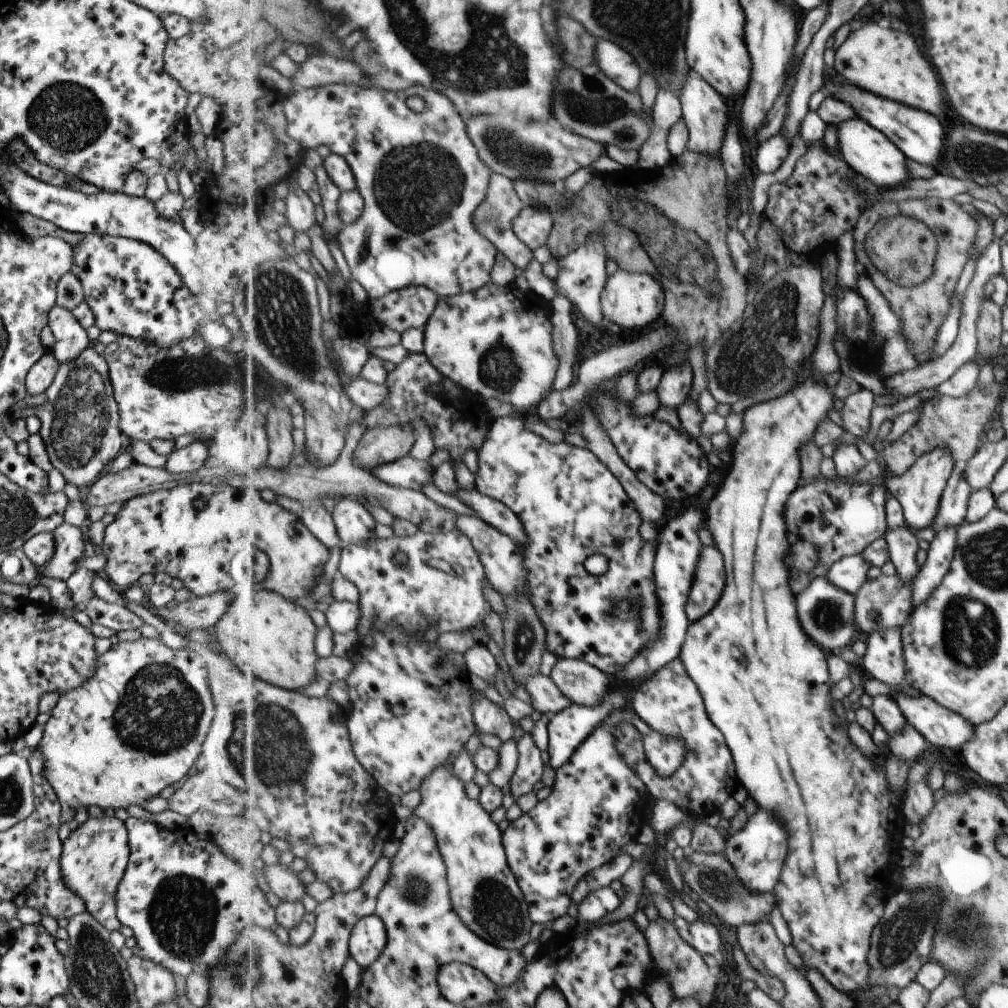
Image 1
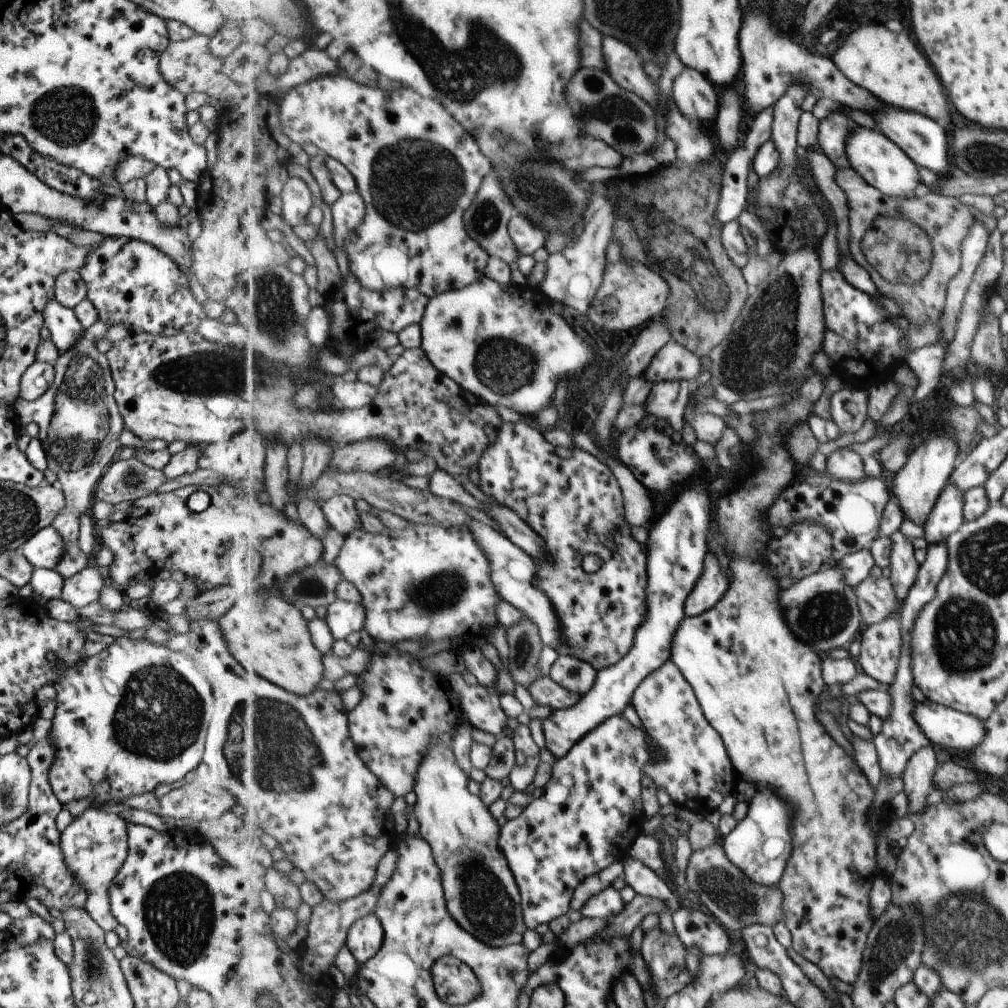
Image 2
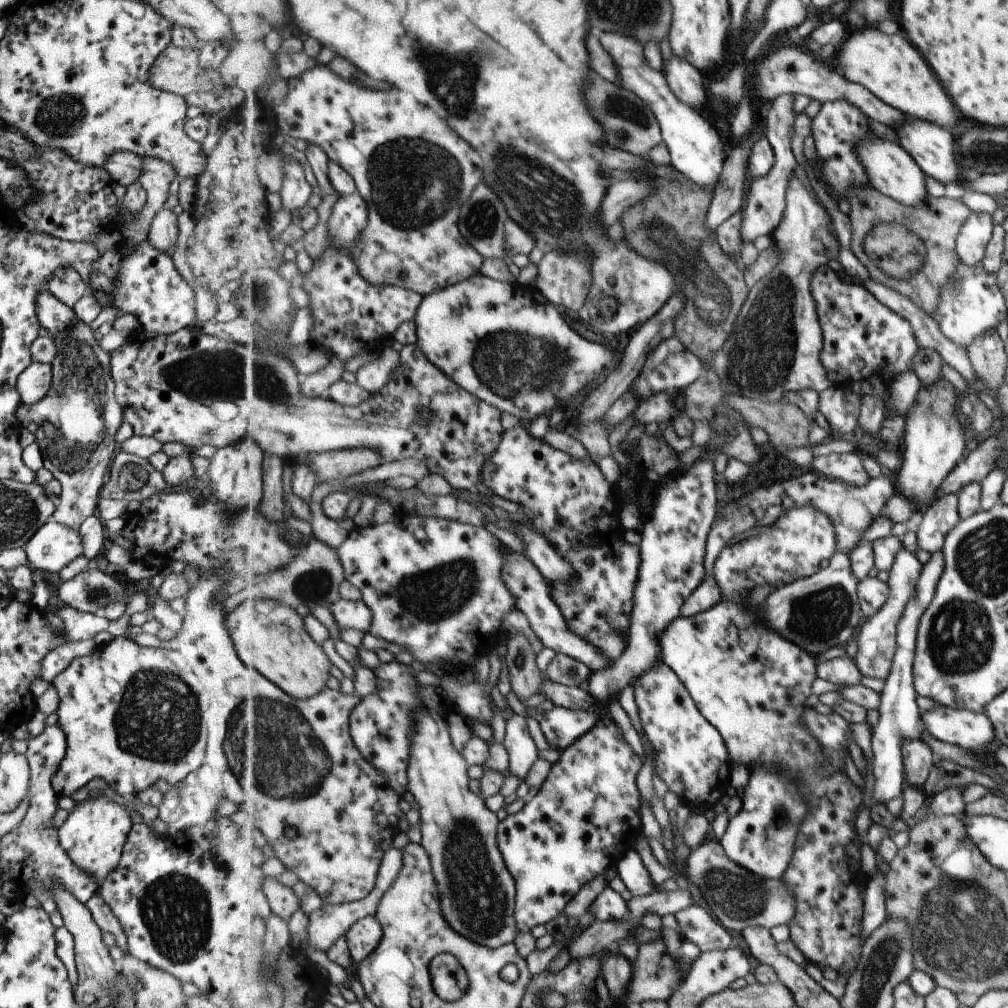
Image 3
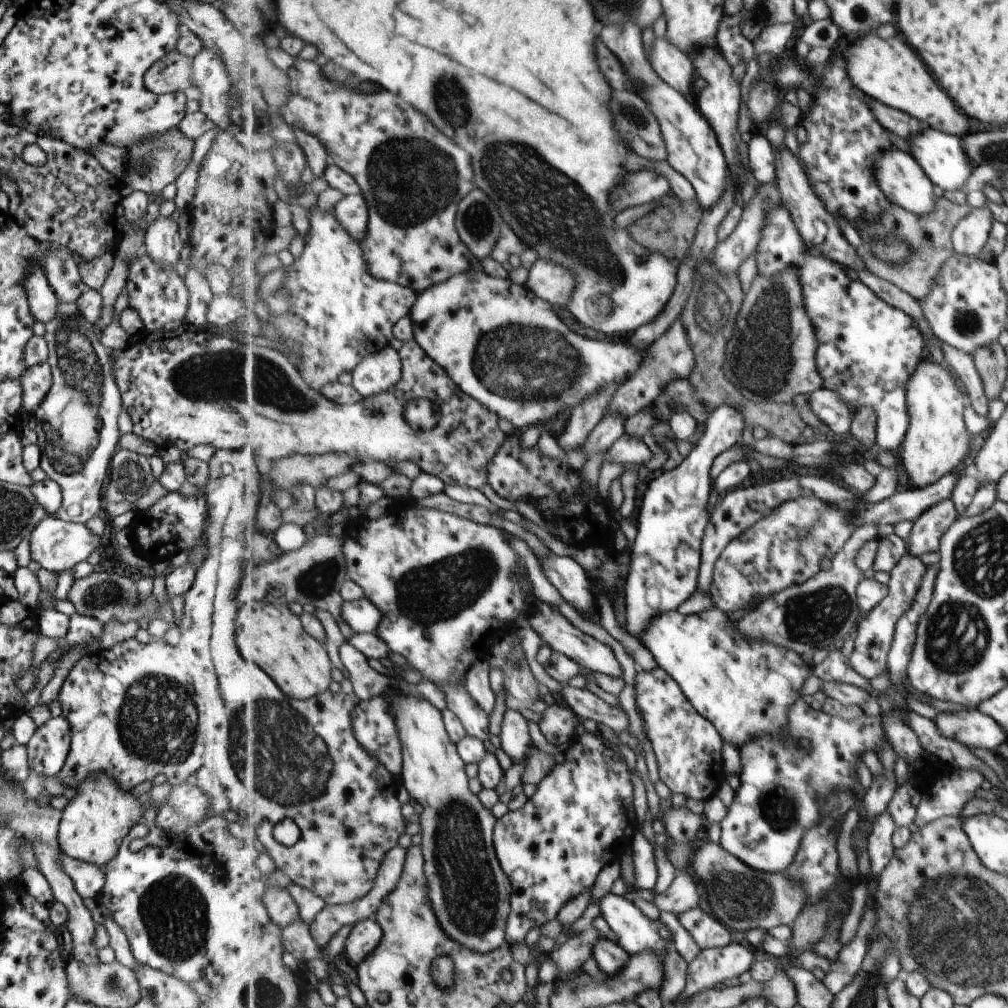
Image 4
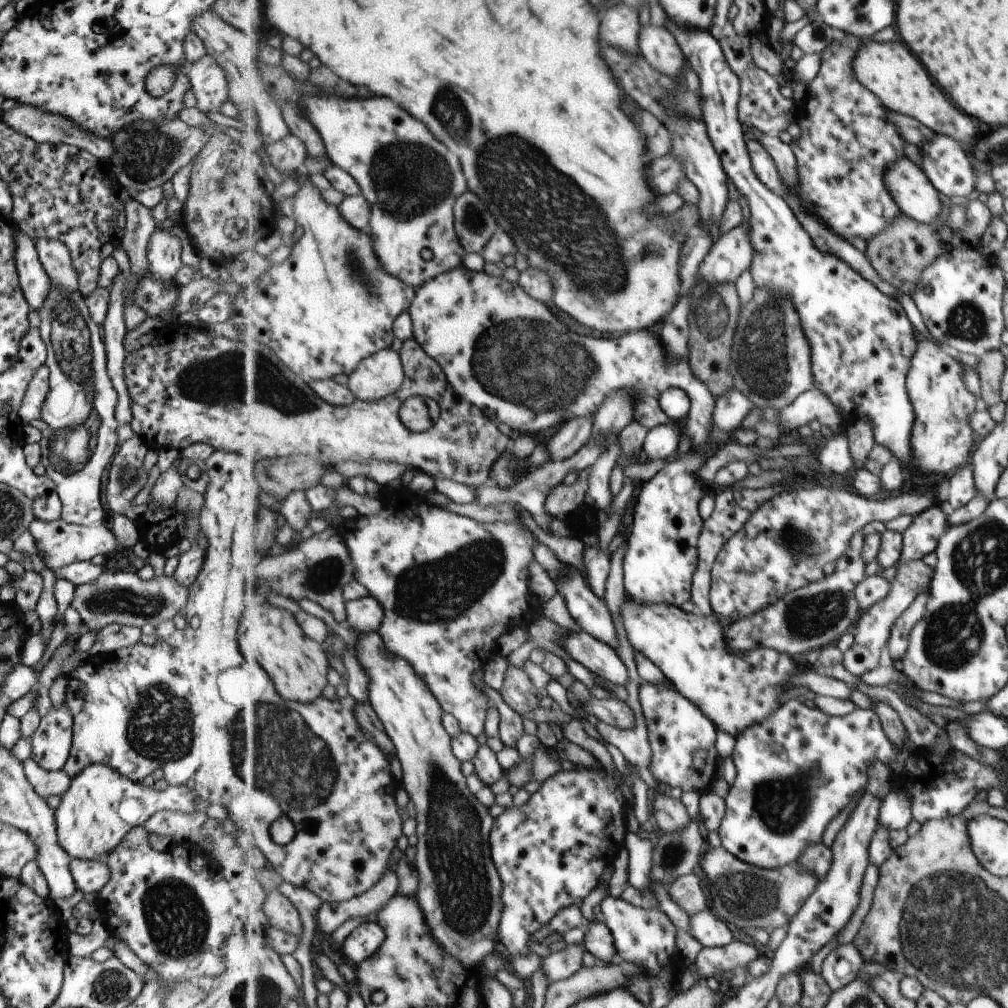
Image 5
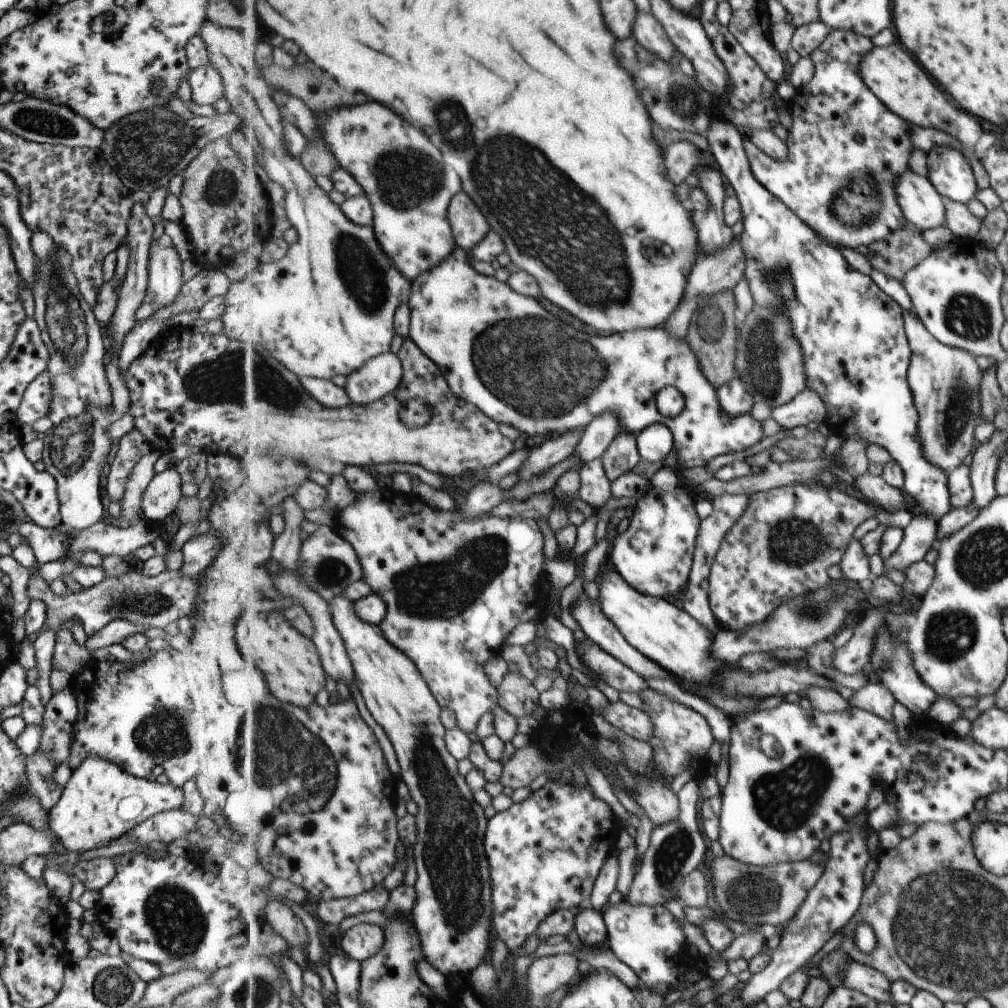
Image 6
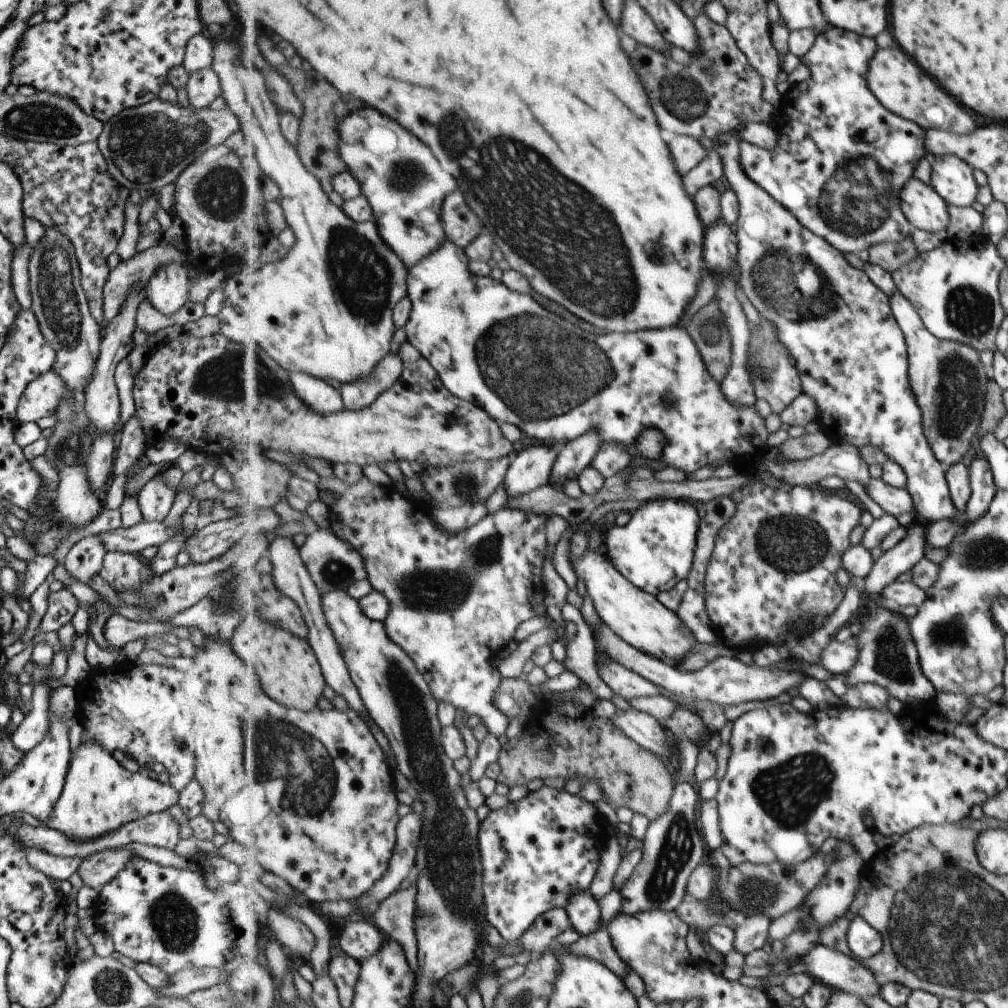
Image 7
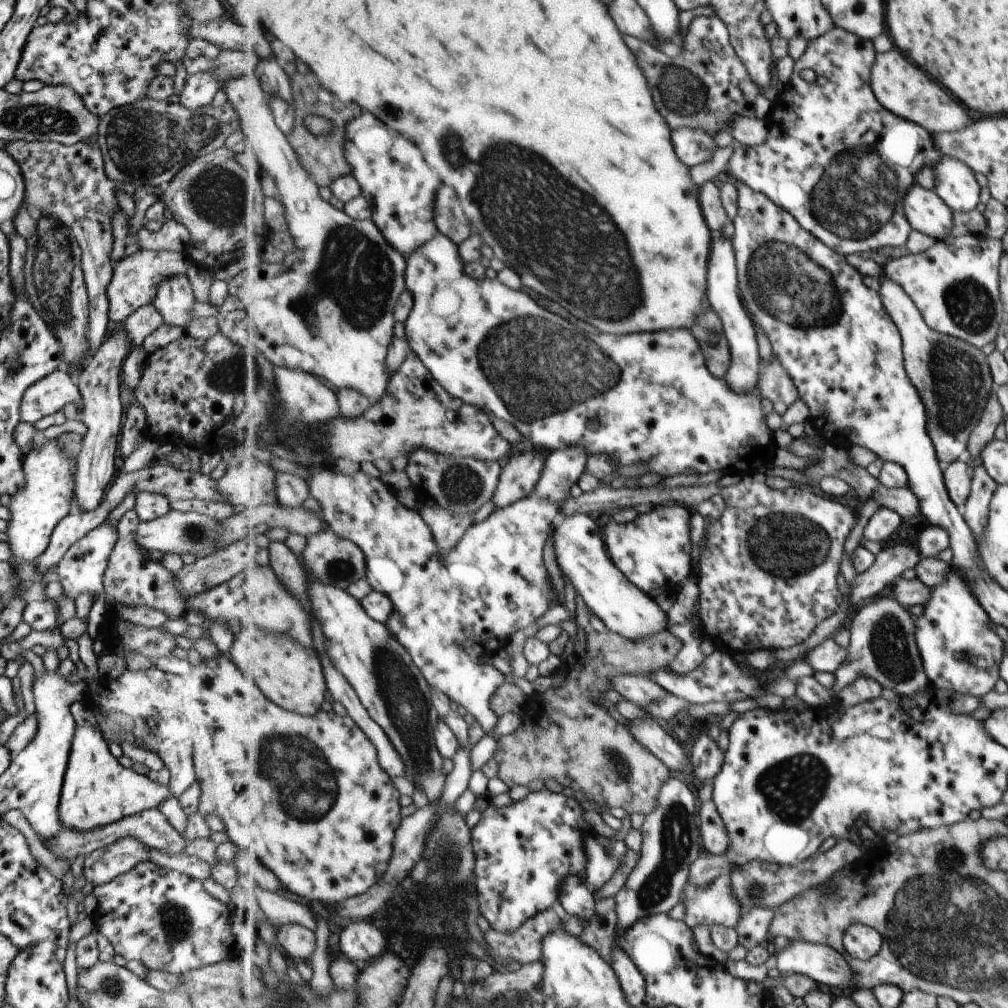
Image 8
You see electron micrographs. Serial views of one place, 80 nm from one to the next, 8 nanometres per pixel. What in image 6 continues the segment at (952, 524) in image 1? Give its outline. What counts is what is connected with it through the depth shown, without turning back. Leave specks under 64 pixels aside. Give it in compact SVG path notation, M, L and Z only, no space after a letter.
M913 511L908 525L904 528L904 539L897 552L884 561L883 574L891 568L905 571L910 564L920 561L924 554L936 544L938 526L932 515L921 511Z

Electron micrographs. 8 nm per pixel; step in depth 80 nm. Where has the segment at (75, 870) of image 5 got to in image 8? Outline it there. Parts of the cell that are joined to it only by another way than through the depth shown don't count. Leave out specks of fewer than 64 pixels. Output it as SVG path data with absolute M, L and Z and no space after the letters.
M125 837L88 854L83 861L82 874L93 887L102 885L133 868L137 862L147 861L148 851L141 841Z

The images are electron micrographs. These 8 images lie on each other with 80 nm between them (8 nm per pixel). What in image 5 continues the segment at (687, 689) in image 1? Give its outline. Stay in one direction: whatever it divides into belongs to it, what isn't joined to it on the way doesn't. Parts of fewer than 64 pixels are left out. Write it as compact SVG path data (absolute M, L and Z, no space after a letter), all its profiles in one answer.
M645 682L640 687L640 702L654 753L651 766L654 778L671 788L707 793L717 779L716 771L720 766L717 761L716 724L693 702L681 695L672 683L671 686L665 686Z

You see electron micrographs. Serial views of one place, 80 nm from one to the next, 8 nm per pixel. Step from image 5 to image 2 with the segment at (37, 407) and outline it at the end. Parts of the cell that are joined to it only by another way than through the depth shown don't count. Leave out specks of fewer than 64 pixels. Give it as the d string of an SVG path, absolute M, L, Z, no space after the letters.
M34 361L25 368L18 383L21 402L37 400L47 391L53 381L53 367L47 362Z

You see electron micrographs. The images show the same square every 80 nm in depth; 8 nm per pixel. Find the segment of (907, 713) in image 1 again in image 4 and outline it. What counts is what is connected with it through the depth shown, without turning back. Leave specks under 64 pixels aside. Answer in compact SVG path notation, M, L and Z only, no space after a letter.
M977 708L972 711L940 712L933 718L937 732L969 748L994 752L1007 741L1005 728Z

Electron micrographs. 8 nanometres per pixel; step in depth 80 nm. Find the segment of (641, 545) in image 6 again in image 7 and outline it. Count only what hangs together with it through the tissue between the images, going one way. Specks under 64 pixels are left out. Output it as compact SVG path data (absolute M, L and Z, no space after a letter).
M657 499L643 503L629 524L614 526L607 532L606 548L613 558L613 566L625 574L641 590L652 595L673 590L681 580L687 579L694 565L698 547L700 522L697 505L688 500Z

